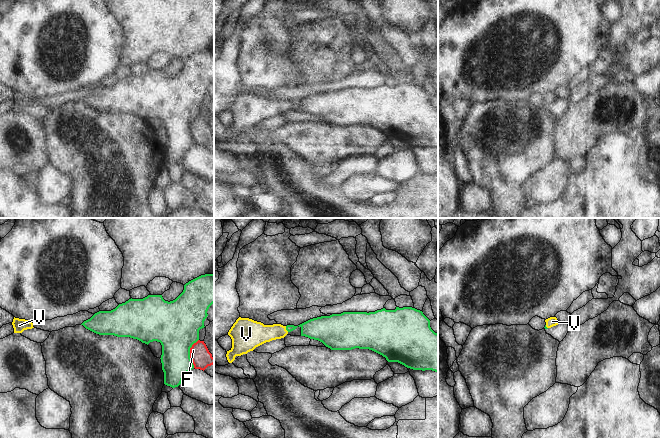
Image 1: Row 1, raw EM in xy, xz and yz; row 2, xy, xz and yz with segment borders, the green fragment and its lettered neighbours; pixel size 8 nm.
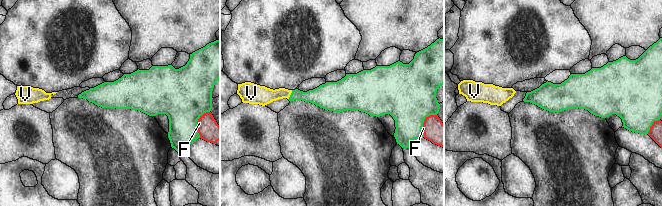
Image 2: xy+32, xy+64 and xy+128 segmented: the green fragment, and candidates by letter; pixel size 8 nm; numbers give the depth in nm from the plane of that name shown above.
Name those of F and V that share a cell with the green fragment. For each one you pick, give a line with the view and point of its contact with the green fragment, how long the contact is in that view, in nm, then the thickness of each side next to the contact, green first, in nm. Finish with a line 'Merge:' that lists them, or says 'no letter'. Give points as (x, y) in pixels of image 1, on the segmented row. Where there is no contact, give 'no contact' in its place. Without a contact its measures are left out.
V: xz (286, 329) | 50 nm | 180/190 nm
Merge: V

